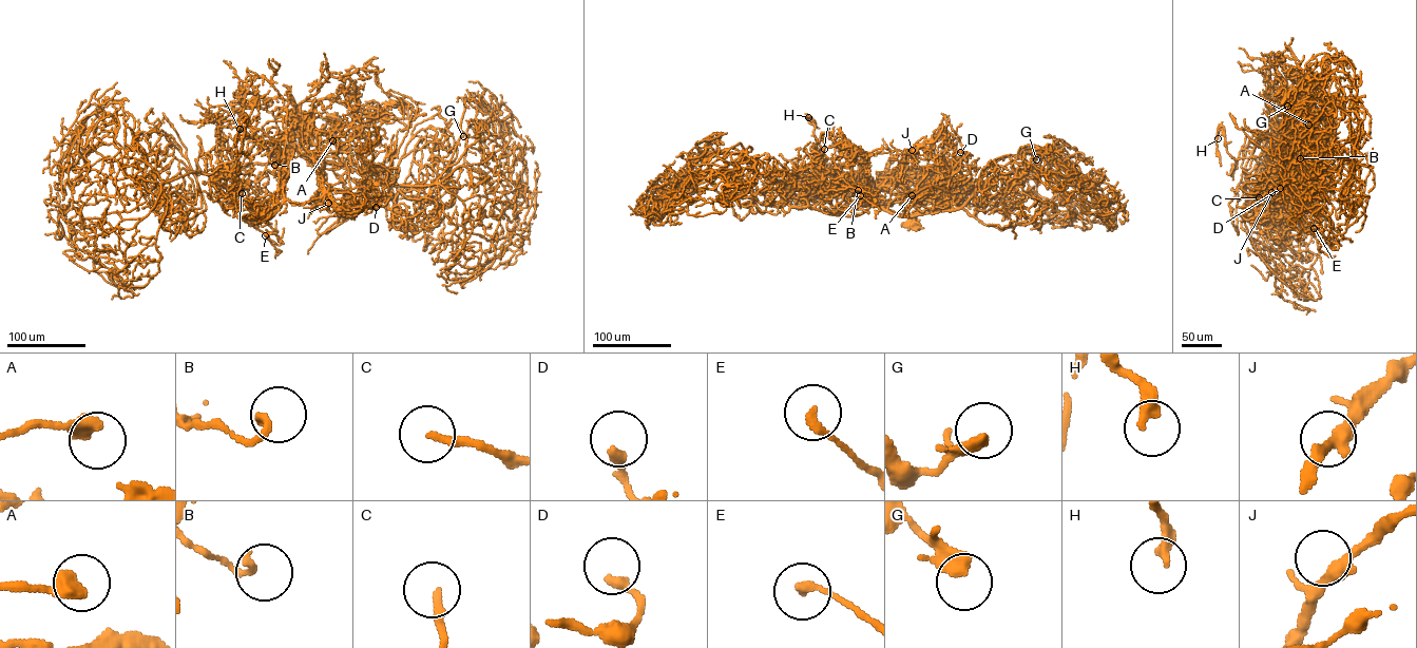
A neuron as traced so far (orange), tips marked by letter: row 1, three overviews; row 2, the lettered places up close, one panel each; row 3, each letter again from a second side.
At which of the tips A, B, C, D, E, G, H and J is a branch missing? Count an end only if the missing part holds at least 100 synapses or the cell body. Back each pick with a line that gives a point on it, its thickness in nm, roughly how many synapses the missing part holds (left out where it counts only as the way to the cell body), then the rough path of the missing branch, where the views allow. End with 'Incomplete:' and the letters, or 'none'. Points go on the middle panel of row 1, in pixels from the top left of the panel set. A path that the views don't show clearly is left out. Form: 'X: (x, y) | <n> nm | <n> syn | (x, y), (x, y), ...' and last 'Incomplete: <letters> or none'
Incomplete: none

